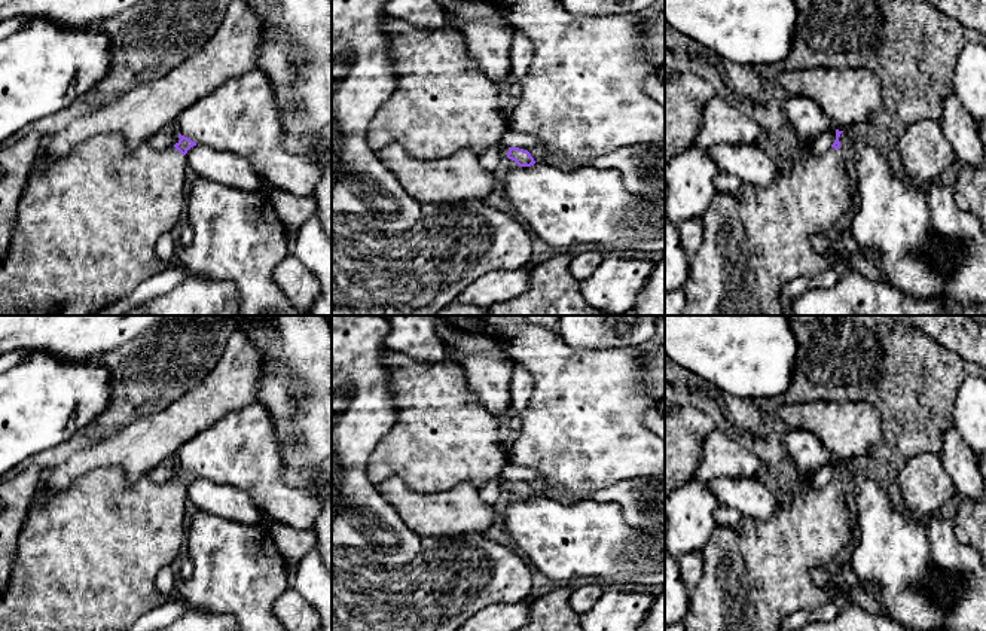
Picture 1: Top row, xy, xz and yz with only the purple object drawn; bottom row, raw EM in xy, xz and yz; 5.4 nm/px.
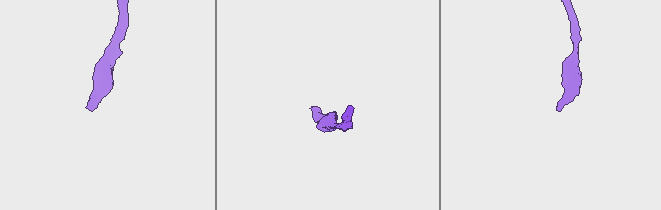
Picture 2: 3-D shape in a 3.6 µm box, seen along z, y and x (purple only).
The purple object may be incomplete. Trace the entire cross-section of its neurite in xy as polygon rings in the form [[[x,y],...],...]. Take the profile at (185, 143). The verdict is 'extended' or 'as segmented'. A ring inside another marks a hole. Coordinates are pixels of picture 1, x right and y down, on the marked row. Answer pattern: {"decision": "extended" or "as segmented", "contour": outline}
{"decision": "extended", "contour": [[[180,132],[178,138],[162,150],[155,149],[150,140],[129,149],[119,134],[101,134],[77,143],[57,161],[49,159],[45,140],[22,190],[18,223],[0,266],[0,316],[95,316],[144,280],[171,268],[175,260],[161,260],[155,246],[164,234],[175,232],[186,211],[186,153],[196,146]]]}

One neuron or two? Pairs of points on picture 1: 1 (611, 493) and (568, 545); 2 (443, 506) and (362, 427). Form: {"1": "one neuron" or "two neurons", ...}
{"1": "two neurons", "2": "two neurons"}

